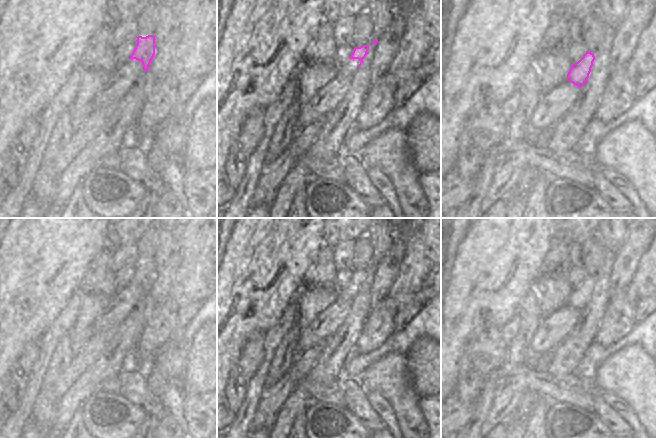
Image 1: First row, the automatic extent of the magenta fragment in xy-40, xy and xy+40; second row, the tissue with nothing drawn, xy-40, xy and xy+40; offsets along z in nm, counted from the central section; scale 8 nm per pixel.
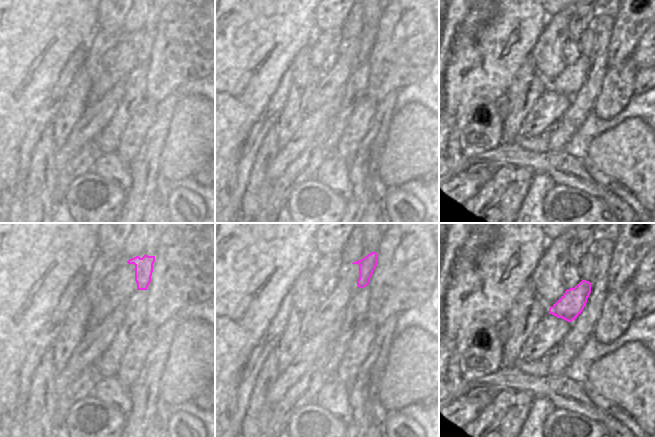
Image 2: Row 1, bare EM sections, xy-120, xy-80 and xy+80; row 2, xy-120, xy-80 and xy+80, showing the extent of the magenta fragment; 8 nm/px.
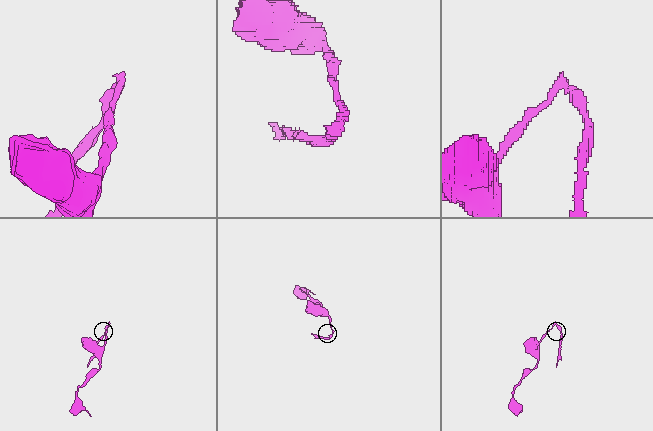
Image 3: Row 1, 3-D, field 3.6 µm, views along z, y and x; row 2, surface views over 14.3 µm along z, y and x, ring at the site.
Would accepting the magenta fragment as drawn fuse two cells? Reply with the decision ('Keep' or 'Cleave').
Cleave

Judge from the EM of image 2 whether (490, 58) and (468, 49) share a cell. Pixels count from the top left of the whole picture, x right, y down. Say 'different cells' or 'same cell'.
same cell

